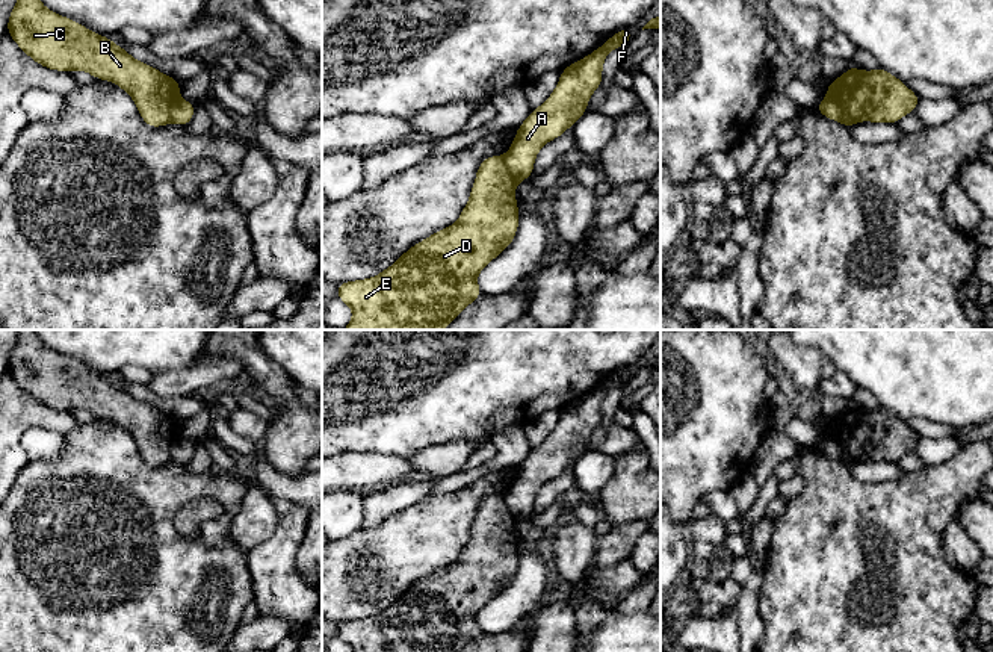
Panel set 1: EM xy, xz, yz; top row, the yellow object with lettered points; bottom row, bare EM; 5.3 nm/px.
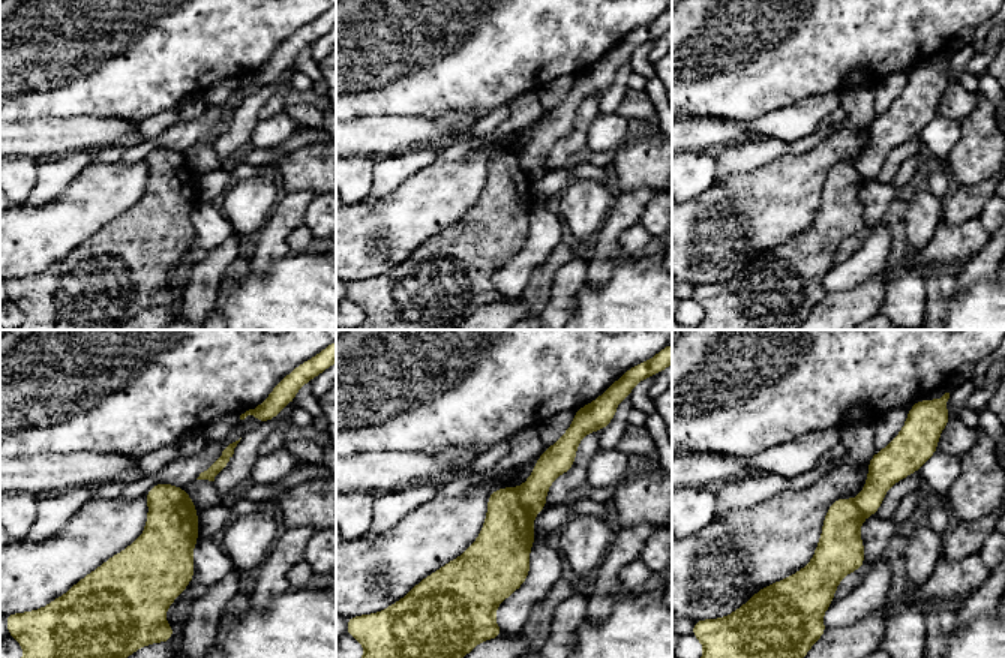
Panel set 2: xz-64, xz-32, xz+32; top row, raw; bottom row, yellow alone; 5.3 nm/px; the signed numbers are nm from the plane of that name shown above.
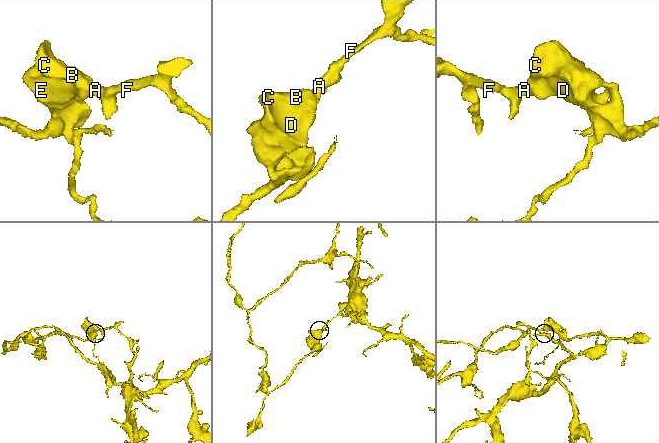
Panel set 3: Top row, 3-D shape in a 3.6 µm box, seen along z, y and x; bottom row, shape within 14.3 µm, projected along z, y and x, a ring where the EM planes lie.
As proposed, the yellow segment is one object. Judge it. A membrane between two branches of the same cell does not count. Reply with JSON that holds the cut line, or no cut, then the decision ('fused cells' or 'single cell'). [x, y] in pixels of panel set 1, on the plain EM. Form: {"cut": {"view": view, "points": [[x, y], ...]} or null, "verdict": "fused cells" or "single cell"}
{"cut": {"view": "yz", "points": [[827, 437], [836, 443], [841, 459]]}, "verdict": "fused cells"}

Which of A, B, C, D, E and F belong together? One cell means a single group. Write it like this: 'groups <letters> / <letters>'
groups A F / B C D E

